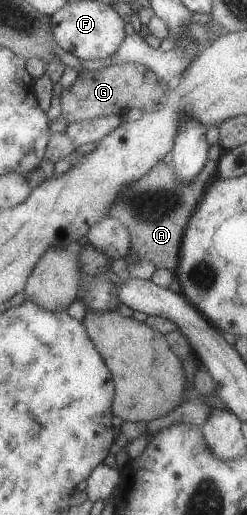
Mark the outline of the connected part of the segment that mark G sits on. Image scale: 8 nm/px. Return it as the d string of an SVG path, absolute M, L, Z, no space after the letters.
M140 63L113 64L97 72L84 71L71 87L63 89L62 116L71 124L99 116L127 116L132 109L141 110L142 114L157 111L170 86L162 84L153 70Z

